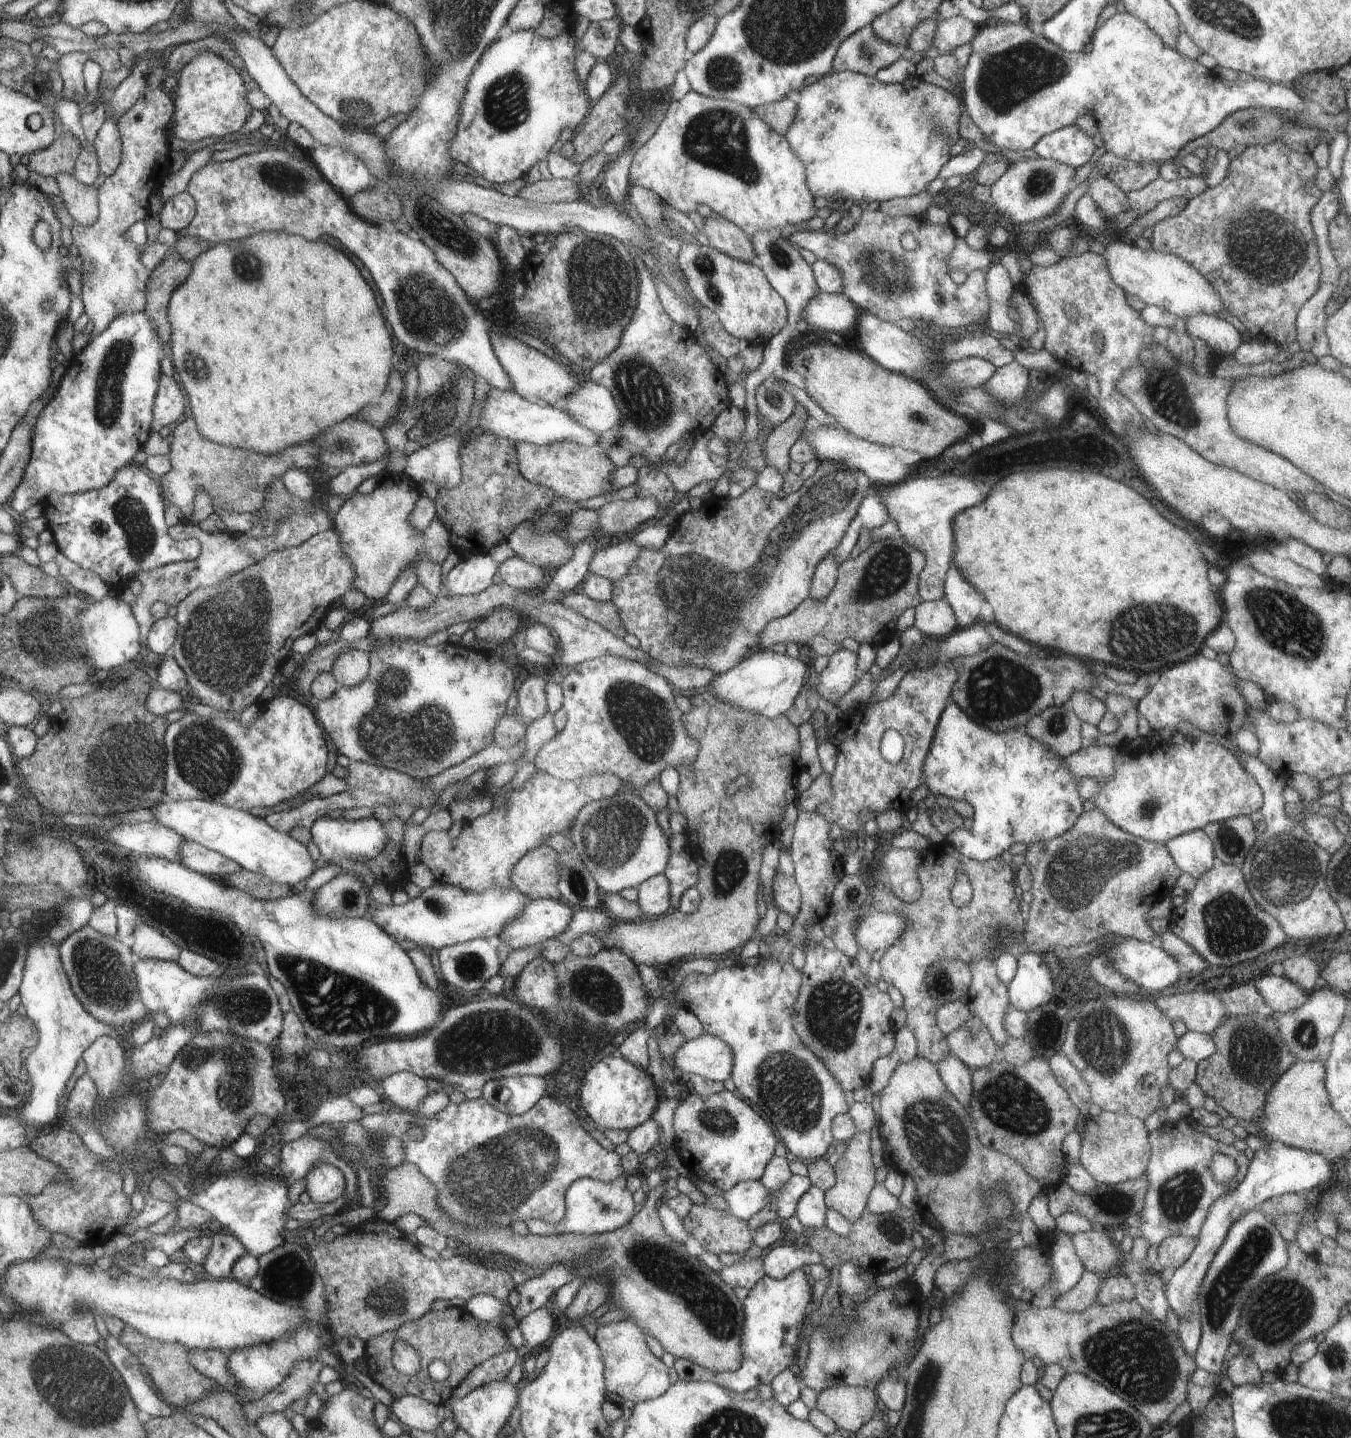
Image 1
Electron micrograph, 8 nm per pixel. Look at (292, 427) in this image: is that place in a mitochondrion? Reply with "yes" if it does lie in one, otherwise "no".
no

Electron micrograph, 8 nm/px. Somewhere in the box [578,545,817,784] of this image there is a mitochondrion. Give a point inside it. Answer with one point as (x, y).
(643, 717)

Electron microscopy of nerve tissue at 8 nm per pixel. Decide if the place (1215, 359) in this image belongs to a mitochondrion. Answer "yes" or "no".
no

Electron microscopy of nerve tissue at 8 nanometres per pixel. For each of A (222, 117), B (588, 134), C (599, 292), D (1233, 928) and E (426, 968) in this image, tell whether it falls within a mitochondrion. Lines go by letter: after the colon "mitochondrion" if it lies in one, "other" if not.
A: other
B: other
C: mitochondrion
D: mitochondrion
E: other

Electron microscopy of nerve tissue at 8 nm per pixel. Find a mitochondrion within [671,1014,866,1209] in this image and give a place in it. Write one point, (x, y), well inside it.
(792, 1094)

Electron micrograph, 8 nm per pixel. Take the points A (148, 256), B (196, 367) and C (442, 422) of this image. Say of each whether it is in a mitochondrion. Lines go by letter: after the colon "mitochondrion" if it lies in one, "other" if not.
A: other
B: mitochondrion
C: mitochondrion

